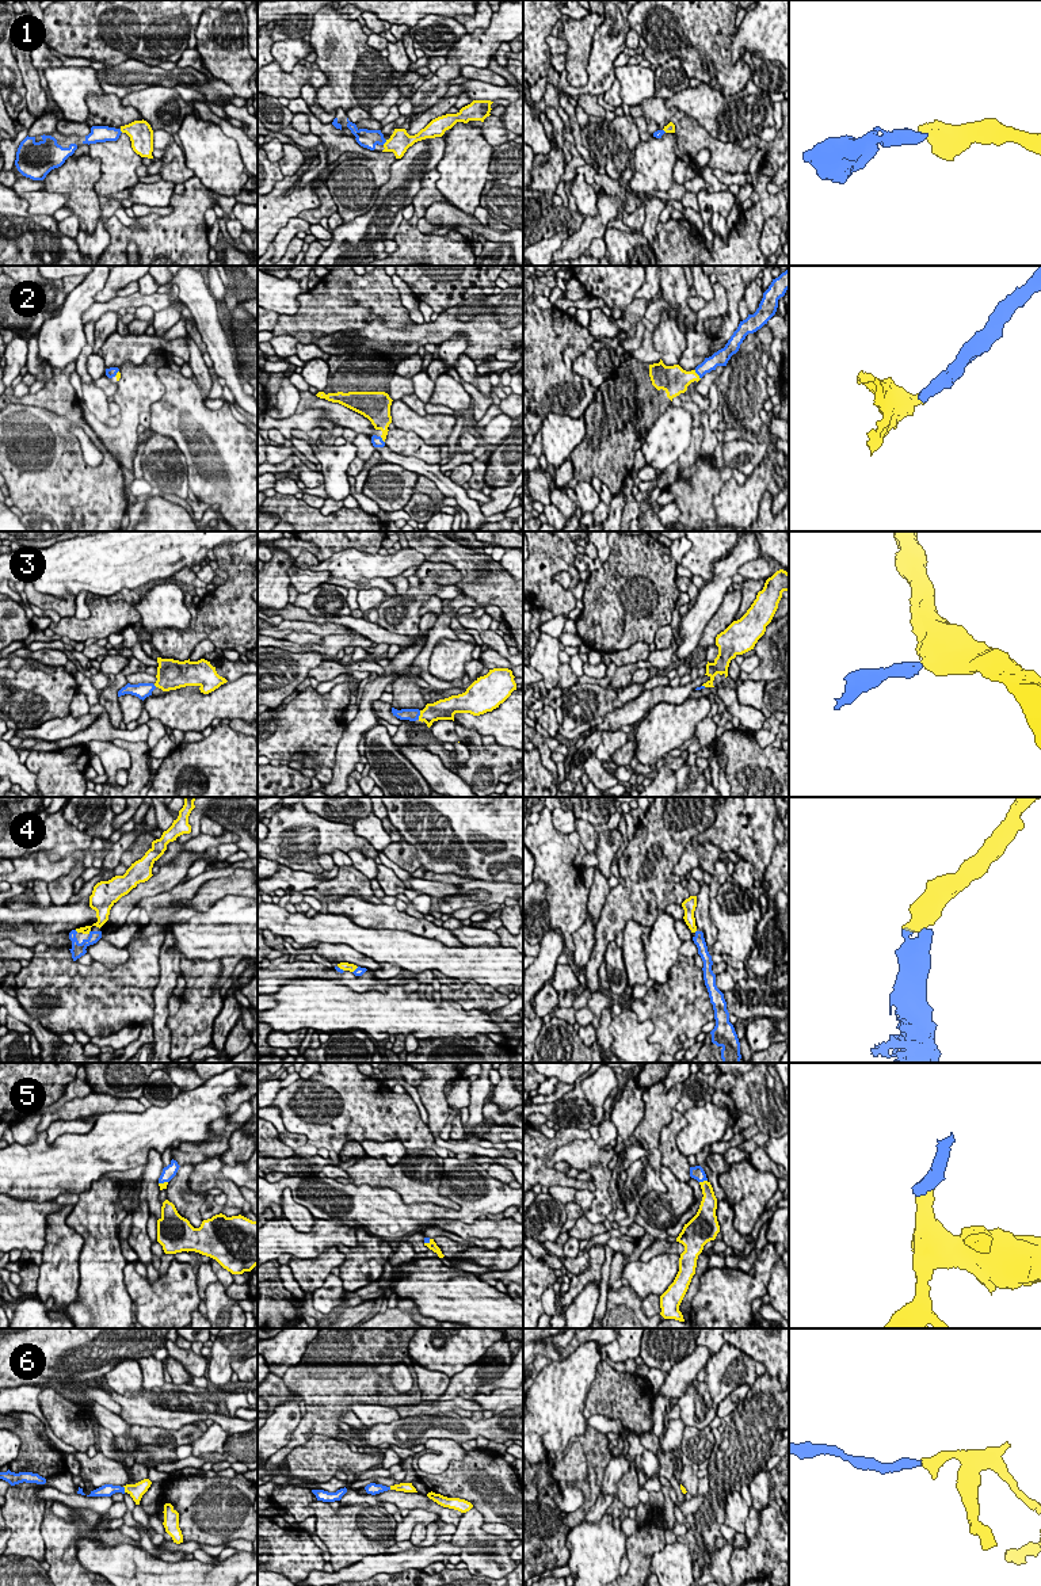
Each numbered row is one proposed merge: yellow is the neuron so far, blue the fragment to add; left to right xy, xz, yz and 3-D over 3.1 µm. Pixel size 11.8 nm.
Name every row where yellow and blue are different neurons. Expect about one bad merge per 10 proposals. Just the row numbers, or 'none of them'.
none of them

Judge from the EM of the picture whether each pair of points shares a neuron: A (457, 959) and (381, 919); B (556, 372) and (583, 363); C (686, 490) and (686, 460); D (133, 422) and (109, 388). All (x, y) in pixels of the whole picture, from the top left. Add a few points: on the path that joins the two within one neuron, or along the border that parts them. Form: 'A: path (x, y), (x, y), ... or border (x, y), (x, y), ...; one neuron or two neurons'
A: border (372, 926), (405, 930), (434, 938); two neurons
B: border (590, 346), (574, 362), (574, 370), (580, 377); two neurons
C: border (700, 453), (697, 460), (681, 472); two neurons
D: border (117, 384), (117, 391), (111, 396); two neurons

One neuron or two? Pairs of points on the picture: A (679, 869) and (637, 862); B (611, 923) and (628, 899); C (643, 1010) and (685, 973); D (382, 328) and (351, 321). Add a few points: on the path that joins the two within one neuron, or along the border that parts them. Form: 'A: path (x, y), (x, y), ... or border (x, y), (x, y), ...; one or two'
A: border (685, 846), (672, 872); two
B: path (613, 918), (622, 904); one
C: path (656, 1009), (663, 1009), (685, 987); one
D: border (385, 321), (374, 319), (362, 327), (344, 330); two

